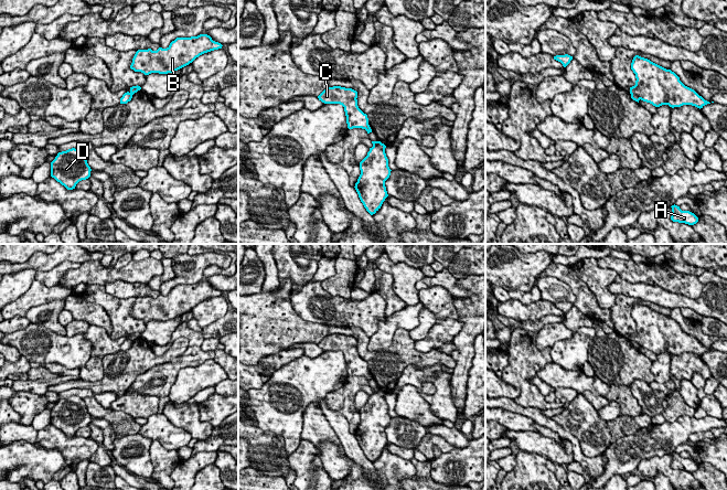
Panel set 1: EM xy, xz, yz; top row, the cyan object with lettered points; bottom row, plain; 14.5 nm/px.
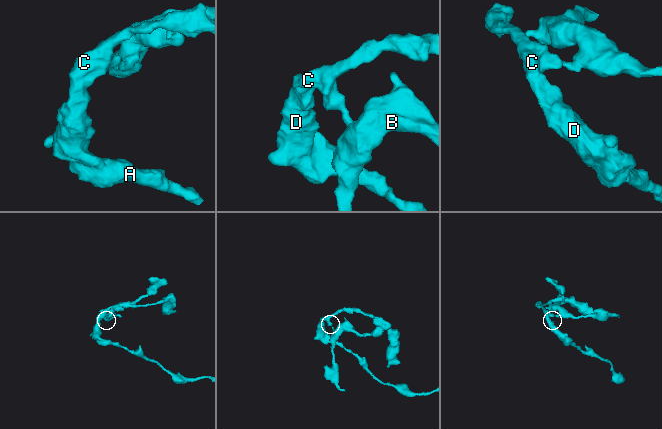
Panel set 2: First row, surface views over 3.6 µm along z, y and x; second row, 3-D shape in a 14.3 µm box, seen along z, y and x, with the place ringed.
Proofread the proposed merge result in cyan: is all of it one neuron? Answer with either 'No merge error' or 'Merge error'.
Merge error

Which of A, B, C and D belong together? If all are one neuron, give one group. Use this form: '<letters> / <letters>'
A C D / B

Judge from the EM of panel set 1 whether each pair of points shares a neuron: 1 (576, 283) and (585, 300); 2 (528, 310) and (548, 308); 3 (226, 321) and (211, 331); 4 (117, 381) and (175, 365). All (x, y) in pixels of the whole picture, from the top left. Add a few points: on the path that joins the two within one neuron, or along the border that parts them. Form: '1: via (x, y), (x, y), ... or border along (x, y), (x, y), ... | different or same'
1: via (578, 287), (584, 296) | same
2: via (533, 310), (544, 308) | same
3: via (223, 325), (214, 330) | same
4: border along (162, 363), (154, 364), (141, 373), (126, 391) | different

